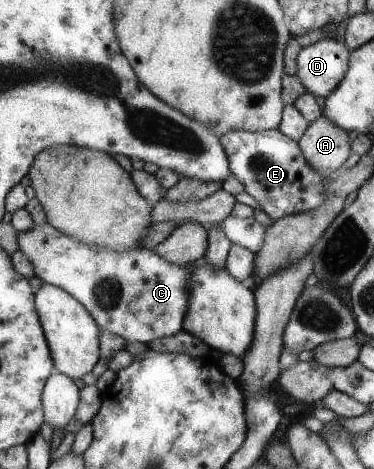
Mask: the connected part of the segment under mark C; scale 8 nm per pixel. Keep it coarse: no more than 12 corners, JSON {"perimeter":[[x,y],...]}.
{"perimeter":[[17,232],[34,276],[100,331],[145,344],[184,330],[194,263]]}

